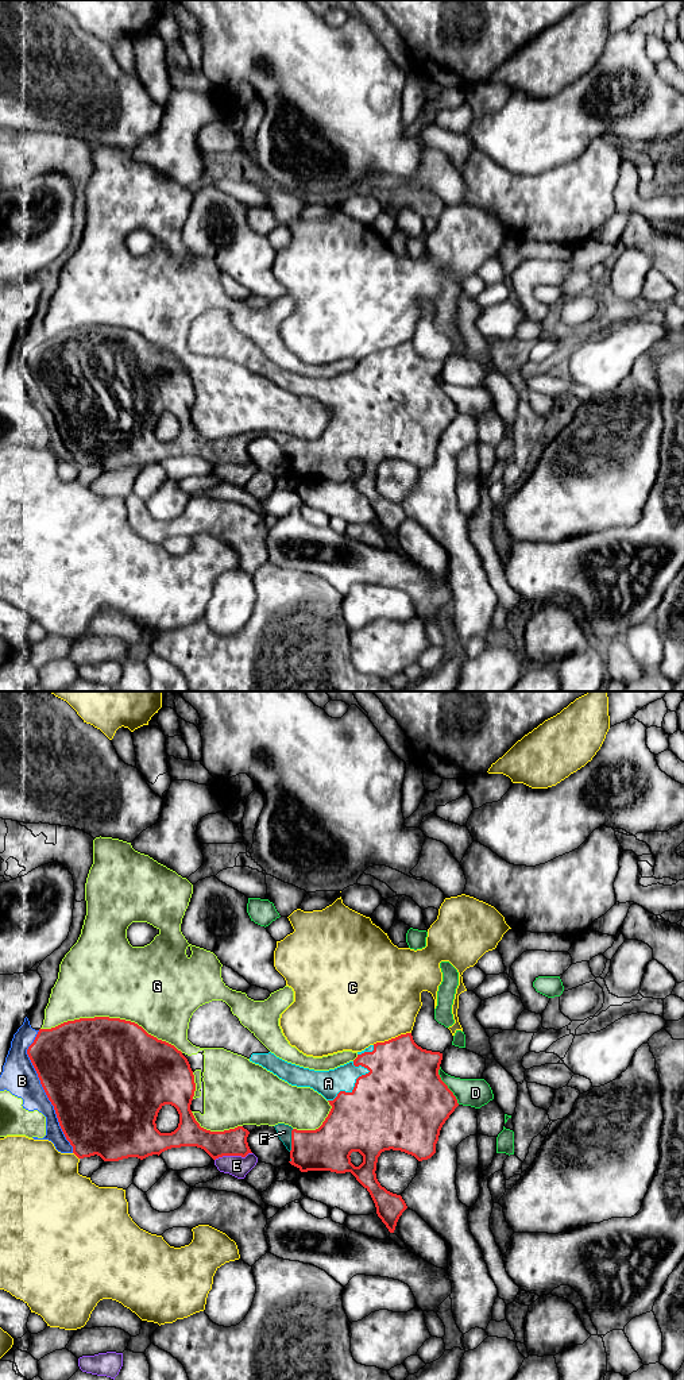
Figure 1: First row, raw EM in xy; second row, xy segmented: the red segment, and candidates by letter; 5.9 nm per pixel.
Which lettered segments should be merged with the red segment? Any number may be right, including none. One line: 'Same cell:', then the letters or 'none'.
Same cell: A, F

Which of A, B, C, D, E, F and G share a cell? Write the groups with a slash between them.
A F / B G / C / D / E

